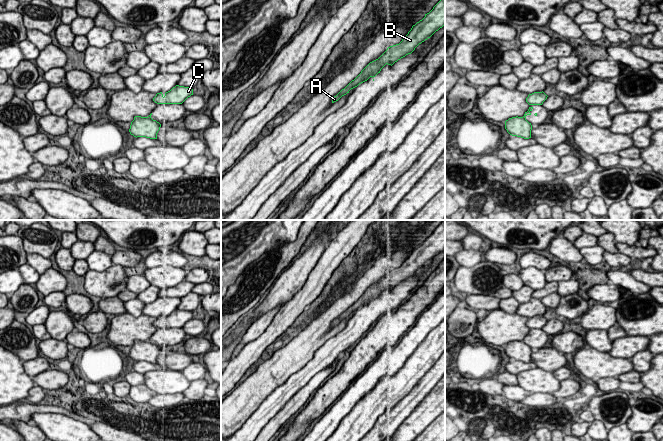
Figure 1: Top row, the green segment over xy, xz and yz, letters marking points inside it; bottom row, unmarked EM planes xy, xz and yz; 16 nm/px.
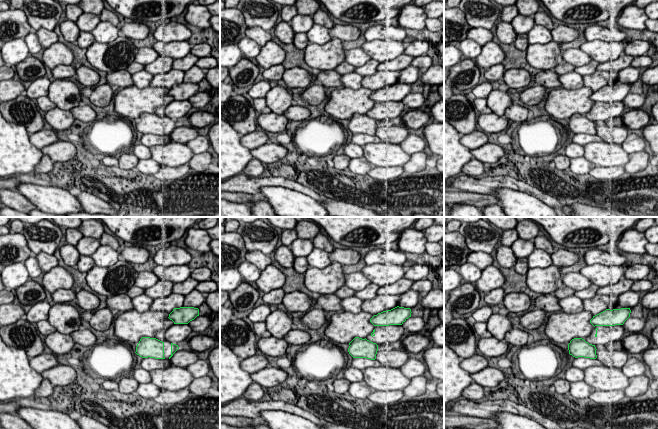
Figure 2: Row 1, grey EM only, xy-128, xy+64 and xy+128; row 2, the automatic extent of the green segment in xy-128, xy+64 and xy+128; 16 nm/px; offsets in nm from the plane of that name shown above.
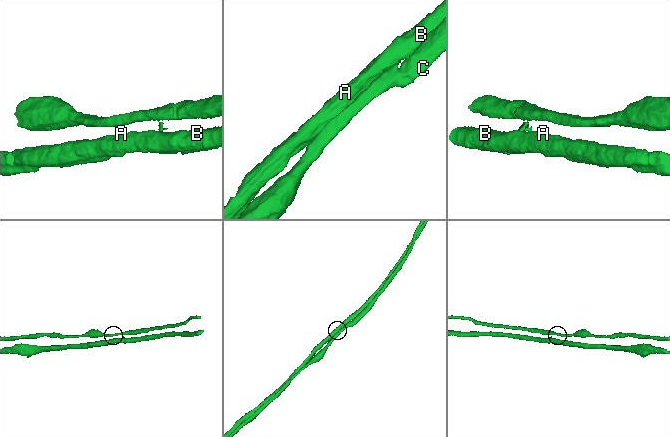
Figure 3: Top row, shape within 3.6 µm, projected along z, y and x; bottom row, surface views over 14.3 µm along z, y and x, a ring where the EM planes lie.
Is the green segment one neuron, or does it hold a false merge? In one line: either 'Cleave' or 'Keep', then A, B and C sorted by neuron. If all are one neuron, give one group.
Cleave. Groups: A B / C

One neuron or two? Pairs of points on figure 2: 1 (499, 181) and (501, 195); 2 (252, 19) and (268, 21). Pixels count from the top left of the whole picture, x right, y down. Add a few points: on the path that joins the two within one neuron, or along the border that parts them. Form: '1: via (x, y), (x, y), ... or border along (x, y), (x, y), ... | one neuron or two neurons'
1: border along (523, 192), (498, 188), (493, 194) | two neurons
2: via (256, 19), (264, 19) | one neuron

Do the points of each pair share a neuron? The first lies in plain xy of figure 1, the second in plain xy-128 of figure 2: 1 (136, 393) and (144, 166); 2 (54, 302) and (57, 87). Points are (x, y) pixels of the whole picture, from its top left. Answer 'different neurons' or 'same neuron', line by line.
1: same neuron
2: different neurons

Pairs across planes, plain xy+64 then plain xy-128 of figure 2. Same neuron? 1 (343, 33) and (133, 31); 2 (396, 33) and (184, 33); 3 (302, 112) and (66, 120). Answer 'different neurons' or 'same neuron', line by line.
1: same neuron
2: same neuron
3: different neurons

